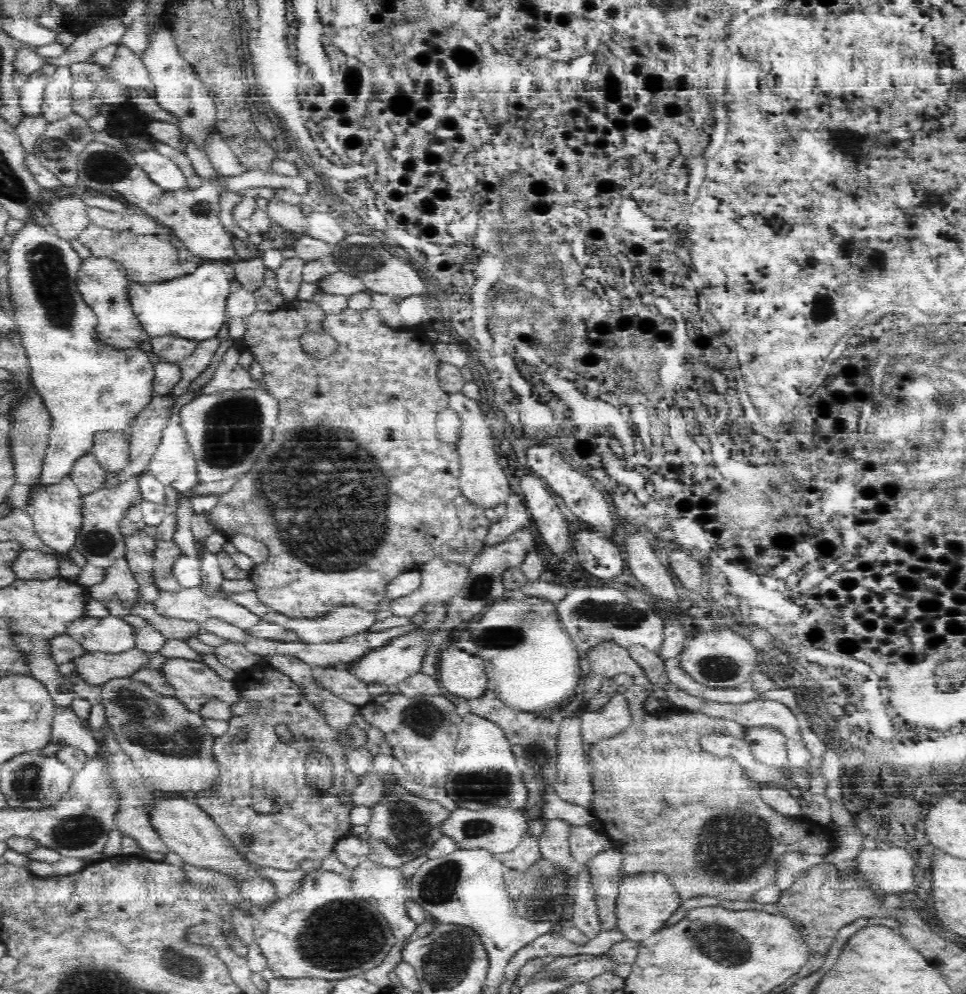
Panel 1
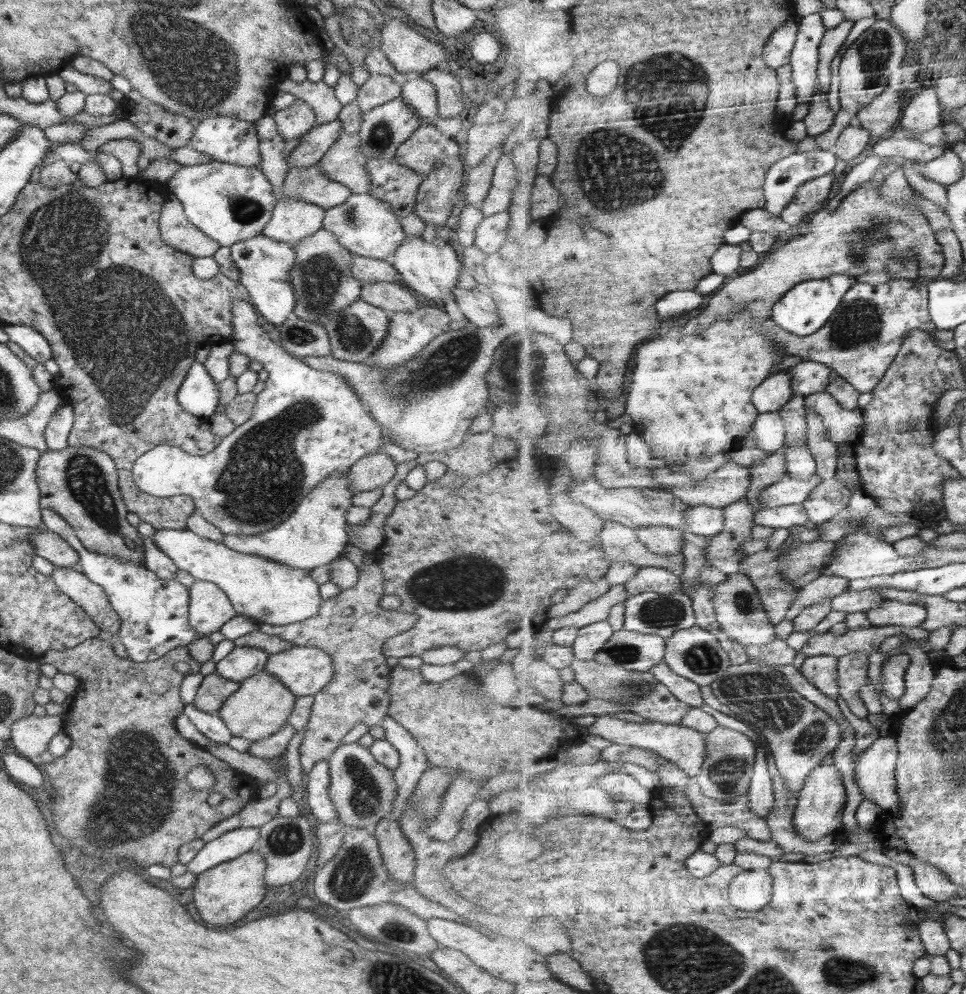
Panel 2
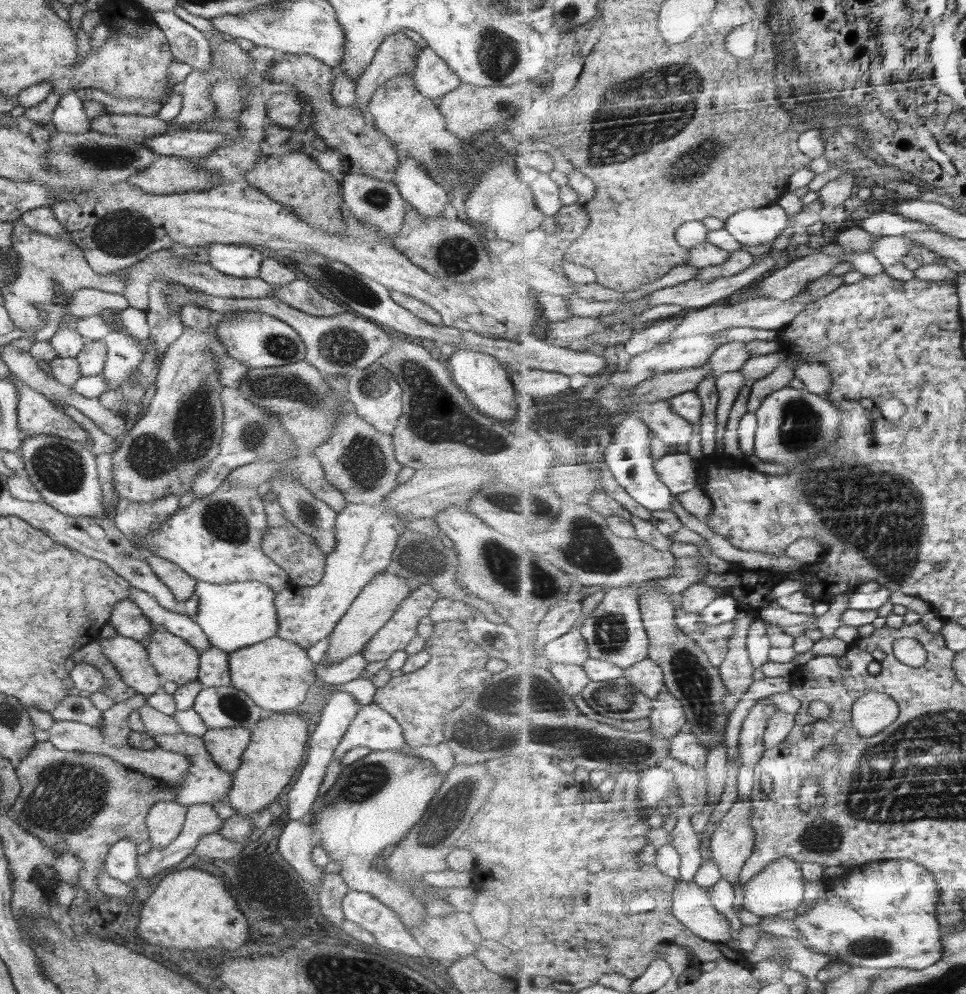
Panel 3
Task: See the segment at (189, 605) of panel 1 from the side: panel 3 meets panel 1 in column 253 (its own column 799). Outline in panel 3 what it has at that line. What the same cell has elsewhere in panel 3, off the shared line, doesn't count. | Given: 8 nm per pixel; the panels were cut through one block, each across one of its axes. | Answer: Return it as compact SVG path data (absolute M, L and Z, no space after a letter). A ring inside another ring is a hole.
M776 601L762 608L762 610L758 612L757 617L760 618L760 620L770 622L776 626L780 625L785 629L794 626L807 627L807 635L816 642L820 642L820 640L825 637L823 631L820 630L818 616L816 616L816 614L792 612L792 610L784 608L784 606L780 606Z

